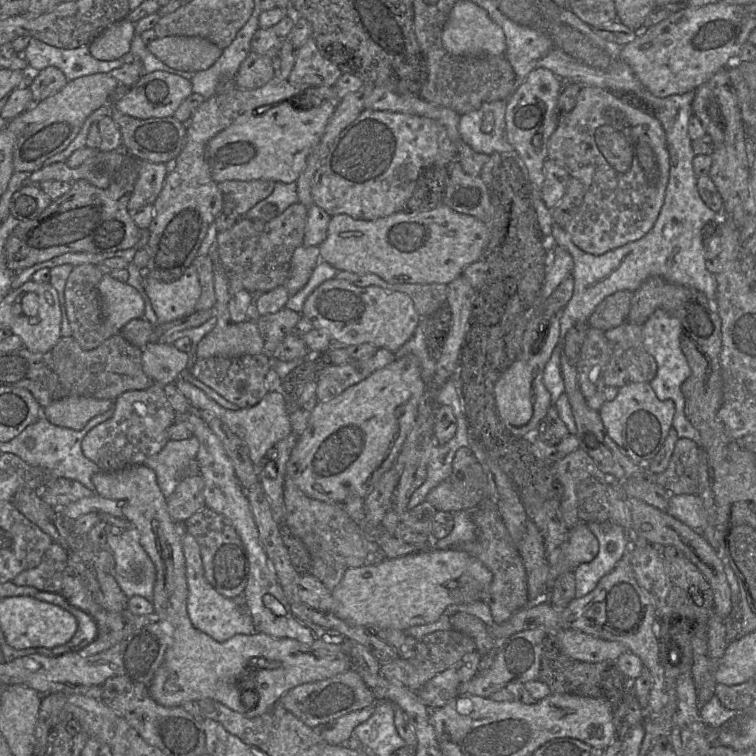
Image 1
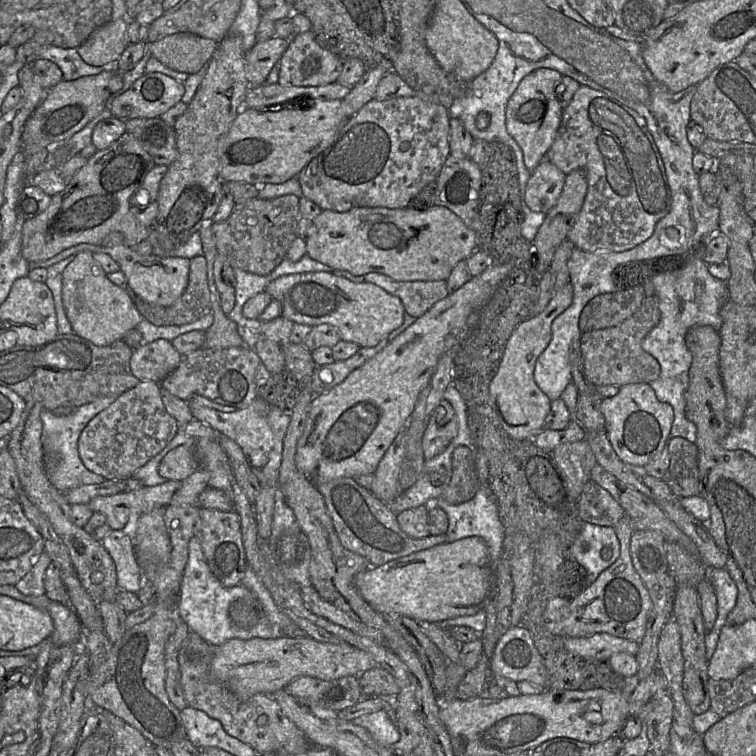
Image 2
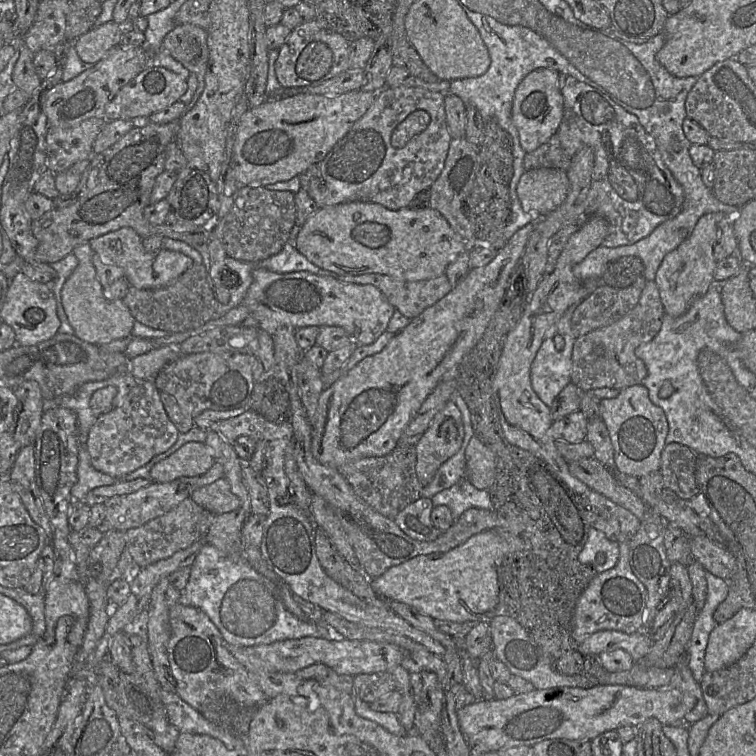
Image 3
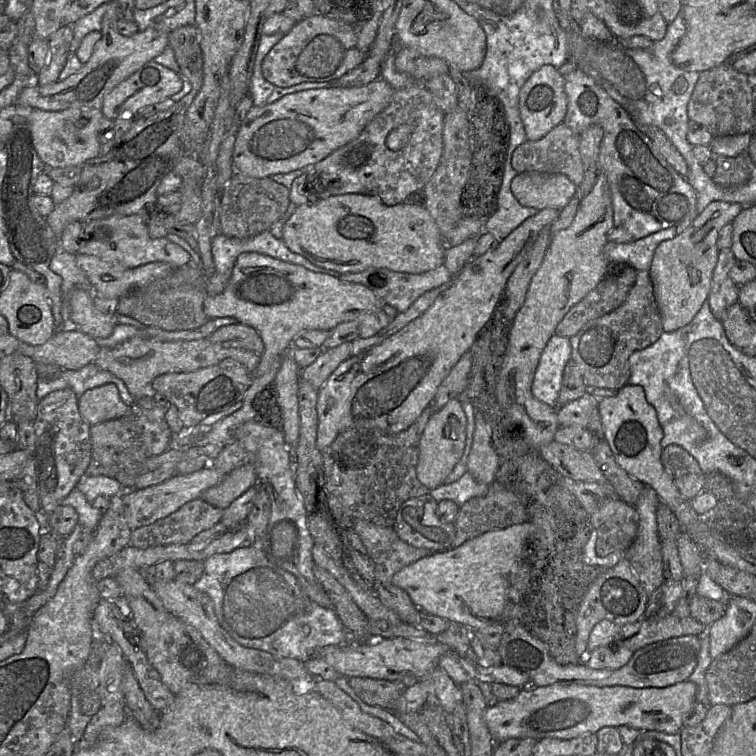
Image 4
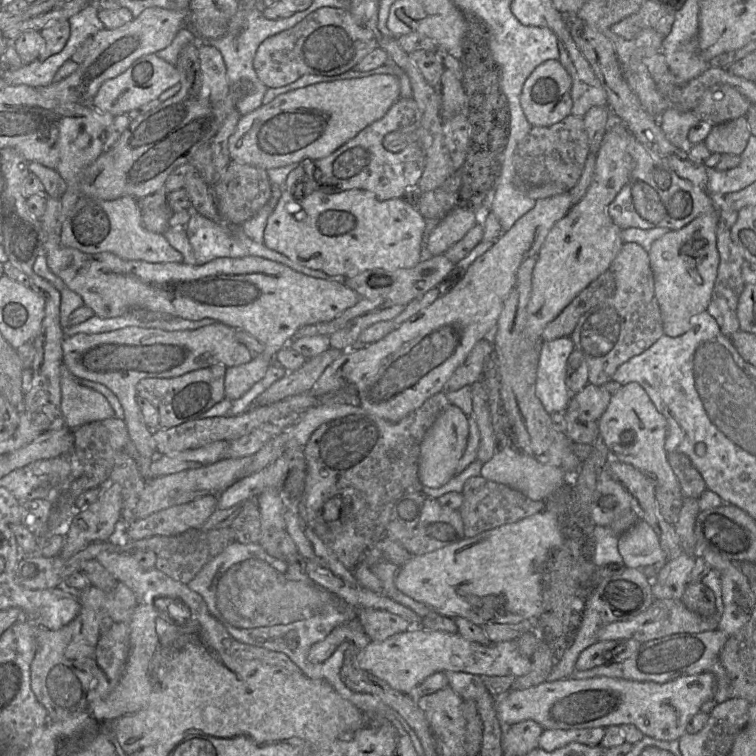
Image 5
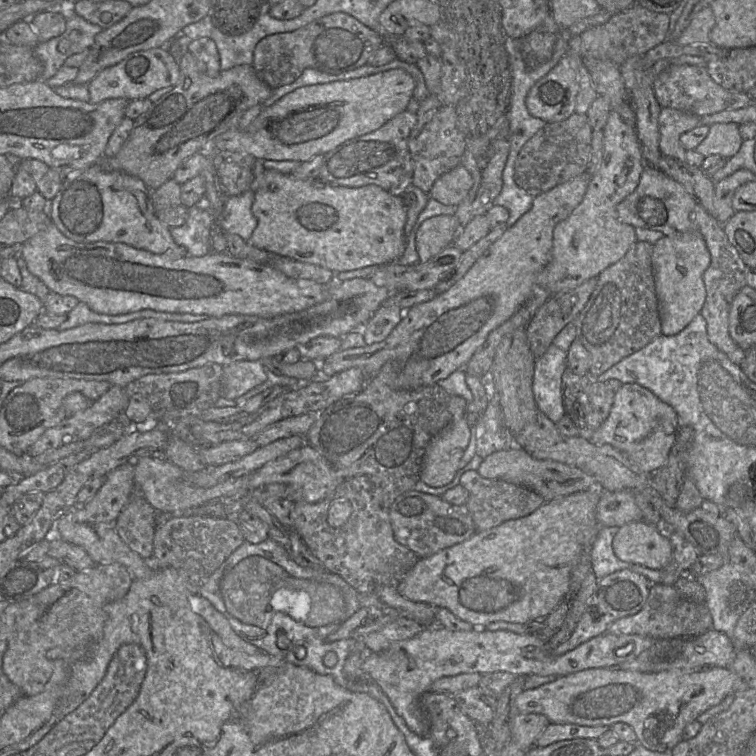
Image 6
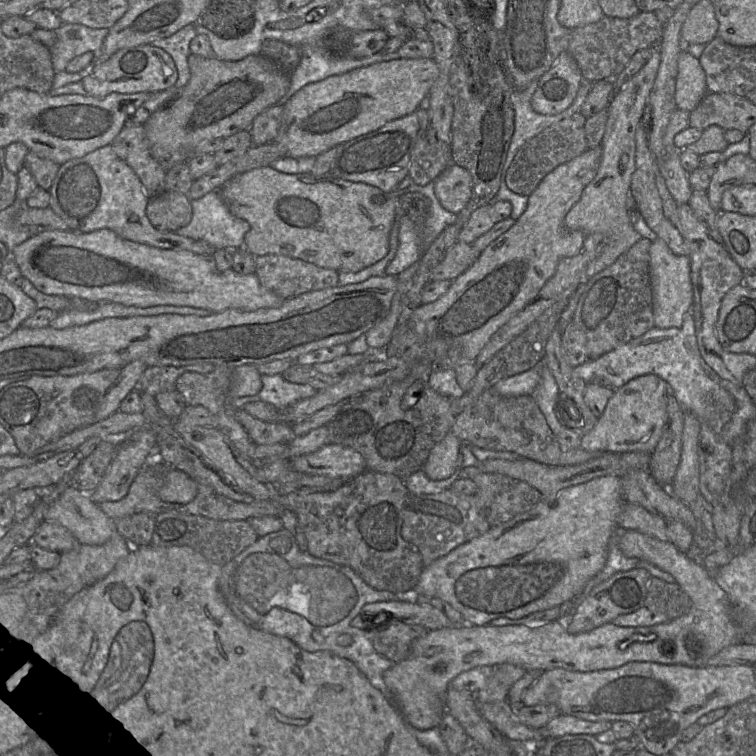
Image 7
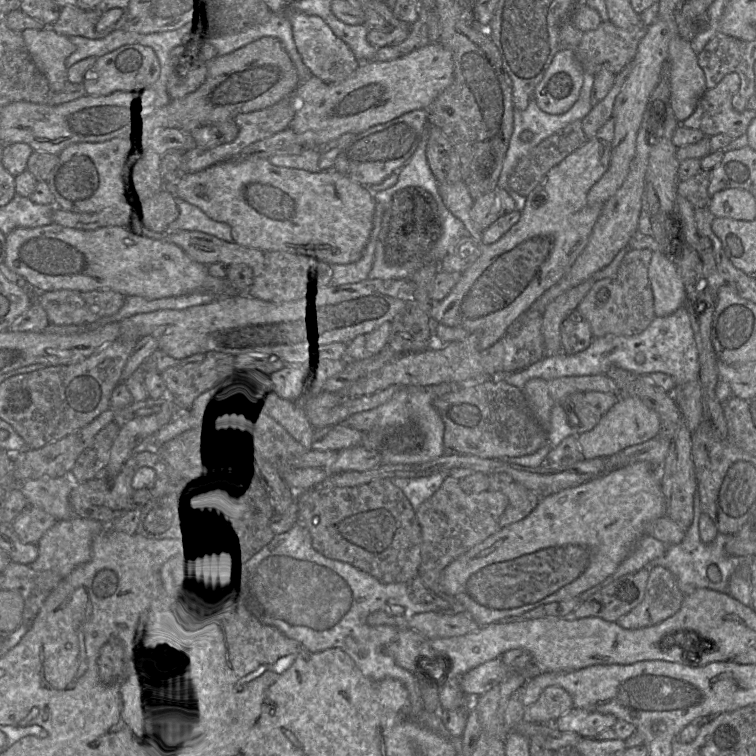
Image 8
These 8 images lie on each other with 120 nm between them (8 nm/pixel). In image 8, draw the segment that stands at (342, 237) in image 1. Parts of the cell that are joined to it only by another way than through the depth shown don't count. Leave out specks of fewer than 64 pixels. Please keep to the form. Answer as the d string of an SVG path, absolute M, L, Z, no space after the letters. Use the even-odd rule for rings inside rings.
M268 159L223 162L182 176L169 190L201 209L214 221L228 224L232 229L233 242L240 246L263 252L286 252L329 266L351 264L362 257L373 228L377 204L369 187L334 170L313 173L277 167Z

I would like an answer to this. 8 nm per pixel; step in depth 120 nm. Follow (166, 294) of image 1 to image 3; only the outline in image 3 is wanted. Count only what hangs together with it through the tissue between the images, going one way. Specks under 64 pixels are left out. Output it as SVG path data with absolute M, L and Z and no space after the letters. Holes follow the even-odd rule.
M123 227L89 241L92 251L107 264L120 267L130 286L138 289L155 289L169 285L193 264L193 260L181 252L161 248L147 251L143 239L130 227Z

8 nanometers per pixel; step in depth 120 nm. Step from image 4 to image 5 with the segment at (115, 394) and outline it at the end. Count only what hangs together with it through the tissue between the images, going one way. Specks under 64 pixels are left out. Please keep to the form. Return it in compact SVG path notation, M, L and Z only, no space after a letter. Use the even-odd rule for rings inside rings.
M61 367L61 411L70 429L115 417L115 411L100 392L78 383L68 368Z

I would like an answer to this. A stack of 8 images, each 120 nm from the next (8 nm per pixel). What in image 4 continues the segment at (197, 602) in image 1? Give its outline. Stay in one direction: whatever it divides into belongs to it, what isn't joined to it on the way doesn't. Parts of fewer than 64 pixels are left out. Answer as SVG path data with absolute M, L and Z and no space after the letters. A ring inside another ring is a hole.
M250 546L245 548L238 548L230 553L217 553L209 556L203 561L203 573L201 577L192 586L197 591L205 593L211 599L218 624L234 641L243 647L262 650L277 657L296 658L302 661L306 661L321 648L348 643L348 633L341 624L334 609L324 608L313 602L304 593L299 581L296 580L291 573L285 572L277 565L270 562L262 548Z

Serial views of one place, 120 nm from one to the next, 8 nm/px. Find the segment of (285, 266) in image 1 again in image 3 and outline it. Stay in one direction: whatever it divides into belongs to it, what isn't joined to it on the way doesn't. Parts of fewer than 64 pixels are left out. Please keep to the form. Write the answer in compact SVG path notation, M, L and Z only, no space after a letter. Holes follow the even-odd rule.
M240 186L229 212L210 225L229 257L259 264L279 253L290 239L296 222L296 204L290 191L269 190L264 186Z

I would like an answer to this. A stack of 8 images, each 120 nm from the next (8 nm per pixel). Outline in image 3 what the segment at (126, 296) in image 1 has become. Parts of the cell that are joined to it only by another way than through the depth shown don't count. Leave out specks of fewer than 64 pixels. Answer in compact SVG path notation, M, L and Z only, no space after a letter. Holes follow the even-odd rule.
M89 243L80 244L73 249L72 254L78 259L78 266L63 285L61 302L76 337L91 344L107 345L114 340L132 336L135 319L123 300L108 300L104 297L104 287L91 260L93 253Z

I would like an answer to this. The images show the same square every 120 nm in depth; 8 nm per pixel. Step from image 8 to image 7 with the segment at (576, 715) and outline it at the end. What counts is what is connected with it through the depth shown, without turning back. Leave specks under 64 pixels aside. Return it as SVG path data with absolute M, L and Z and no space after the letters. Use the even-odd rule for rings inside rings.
M559 714L544 727L546 739L572 734L596 736L611 728L610 721L588 721L575 716Z

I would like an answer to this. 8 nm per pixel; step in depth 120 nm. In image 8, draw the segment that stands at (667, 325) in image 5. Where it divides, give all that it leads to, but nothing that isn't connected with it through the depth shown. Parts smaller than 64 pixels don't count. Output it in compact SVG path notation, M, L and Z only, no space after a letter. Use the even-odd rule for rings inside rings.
M653 252L648 268L648 278L654 298L654 312L658 317L668 316L685 304L686 291L675 263L663 252Z

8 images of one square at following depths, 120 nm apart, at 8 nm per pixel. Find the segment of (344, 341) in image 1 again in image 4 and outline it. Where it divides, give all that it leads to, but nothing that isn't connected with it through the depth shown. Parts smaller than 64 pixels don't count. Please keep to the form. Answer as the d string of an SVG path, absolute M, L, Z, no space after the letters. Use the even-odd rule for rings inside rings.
M242 253L235 262L231 277L224 290L216 295L207 295L204 311L208 318L235 318L238 323L256 329L264 344L258 366L252 377L264 374L275 360L291 346L292 339L302 330L330 331L342 322L358 324L358 338L369 338L388 325L389 318L383 310L383 302L369 288L340 281L334 277L316 274L302 266L289 264L258 253Z

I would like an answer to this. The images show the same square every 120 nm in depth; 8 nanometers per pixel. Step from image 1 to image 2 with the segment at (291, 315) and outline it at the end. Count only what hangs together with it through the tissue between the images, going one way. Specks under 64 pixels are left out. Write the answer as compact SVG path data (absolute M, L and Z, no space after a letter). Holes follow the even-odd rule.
M282 315L262 323L254 350L271 374L286 370L285 353L294 324Z

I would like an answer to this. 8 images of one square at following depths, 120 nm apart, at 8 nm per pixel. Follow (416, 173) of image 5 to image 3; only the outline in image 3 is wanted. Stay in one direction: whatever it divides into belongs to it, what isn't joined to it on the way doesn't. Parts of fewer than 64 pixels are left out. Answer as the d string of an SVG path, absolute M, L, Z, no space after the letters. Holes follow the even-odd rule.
M421 87L383 88L376 94L375 101L366 113L353 124L349 132L335 144L326 157L299 175L301 188L309 194L319 208L347 202L378 203L390 210L410 207L411 201L420 191L431 187L445 164L452 138L446 122L444 97L444 93ZM416 110L424 110L429 114L429 124L405 146L393 147L391 135L394 129Z

